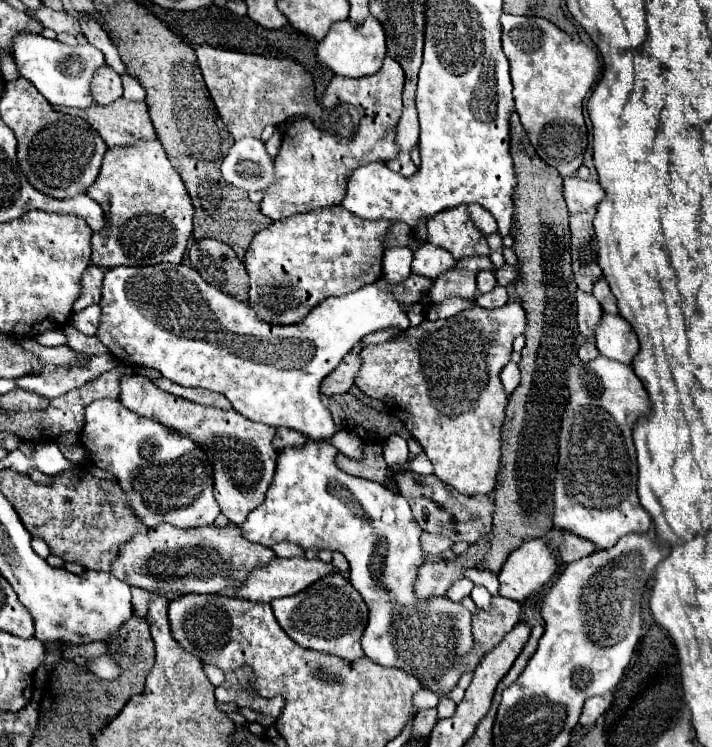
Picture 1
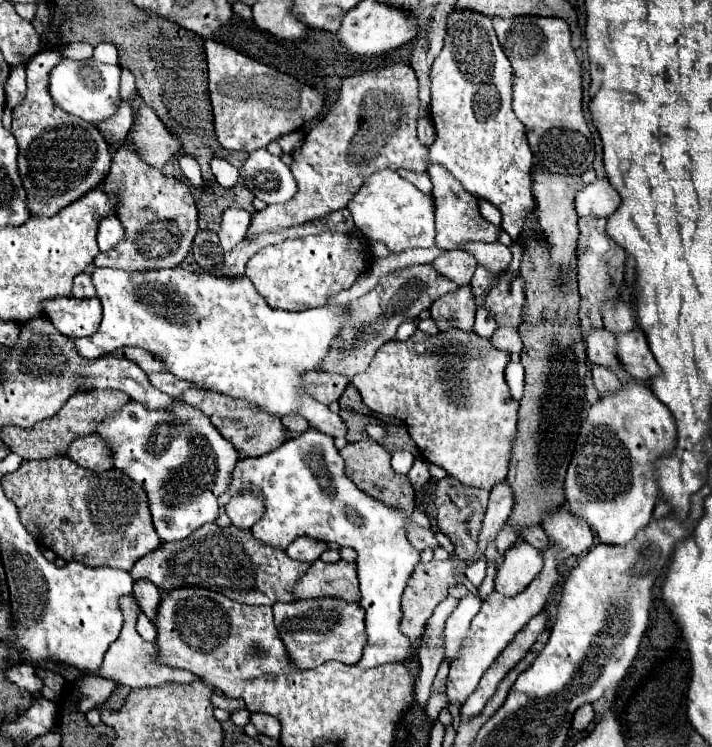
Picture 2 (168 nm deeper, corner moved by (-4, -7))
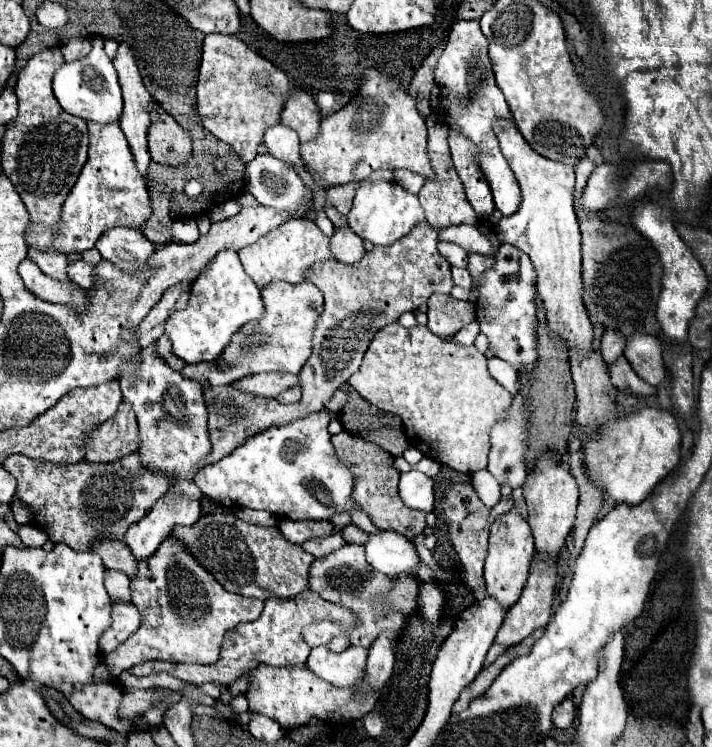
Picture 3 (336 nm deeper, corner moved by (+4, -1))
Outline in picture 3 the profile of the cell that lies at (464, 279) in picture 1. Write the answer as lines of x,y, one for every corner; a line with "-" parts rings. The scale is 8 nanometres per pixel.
432,295
428,301
428,329
442,339
452,339
472,319
474,307
470,301
458,301
450,295

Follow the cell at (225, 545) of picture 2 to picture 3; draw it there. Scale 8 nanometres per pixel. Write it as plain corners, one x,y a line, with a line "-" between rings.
222,509
212,515
202,515
194,525
190,527
174,527
172,537
178,537
184,541
184,545
192,551
192,555
220,581
220,585
232,593
244,595
244,597
256,597
256,599
270,599
270,597
294,597
302,591
308,589
308,573
310,565
314,561
314,555
306,553
300,545
290,543
278,527
260,527
260,525
250,525
246,521
240,521
234,517
232,511

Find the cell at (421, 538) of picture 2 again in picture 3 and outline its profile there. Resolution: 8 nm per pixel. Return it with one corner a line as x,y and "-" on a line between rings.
340,431
338,435
332,435
332,445
336,449
338,461
342,465
346,465
354,475
352,501
358,503
368,513
368,517
372,519
372,523
378,529
382,529
382,531
392,529
392,531
404,533
406,537
414,537
426,529
426,513
406,507
398,495
400,473
394,469
394,457
388,451
384,451
376,443
372,443
360,435
352,435
348,431

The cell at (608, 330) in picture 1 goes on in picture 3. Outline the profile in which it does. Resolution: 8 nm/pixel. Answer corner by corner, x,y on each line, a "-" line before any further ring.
636,333
628,343
628,361
634,371
650,385
660,385
666,379
666,365
664,365
664,347
662,341
654,335

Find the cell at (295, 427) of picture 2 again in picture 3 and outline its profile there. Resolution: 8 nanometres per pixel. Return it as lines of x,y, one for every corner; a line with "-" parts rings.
296,385
296,387
292,387
292,389
286,389
284,393
280,393
276,399
278,399
280,403
296,403
296,401
300,401
300,395
302,395
302,391
300,391
300,385

